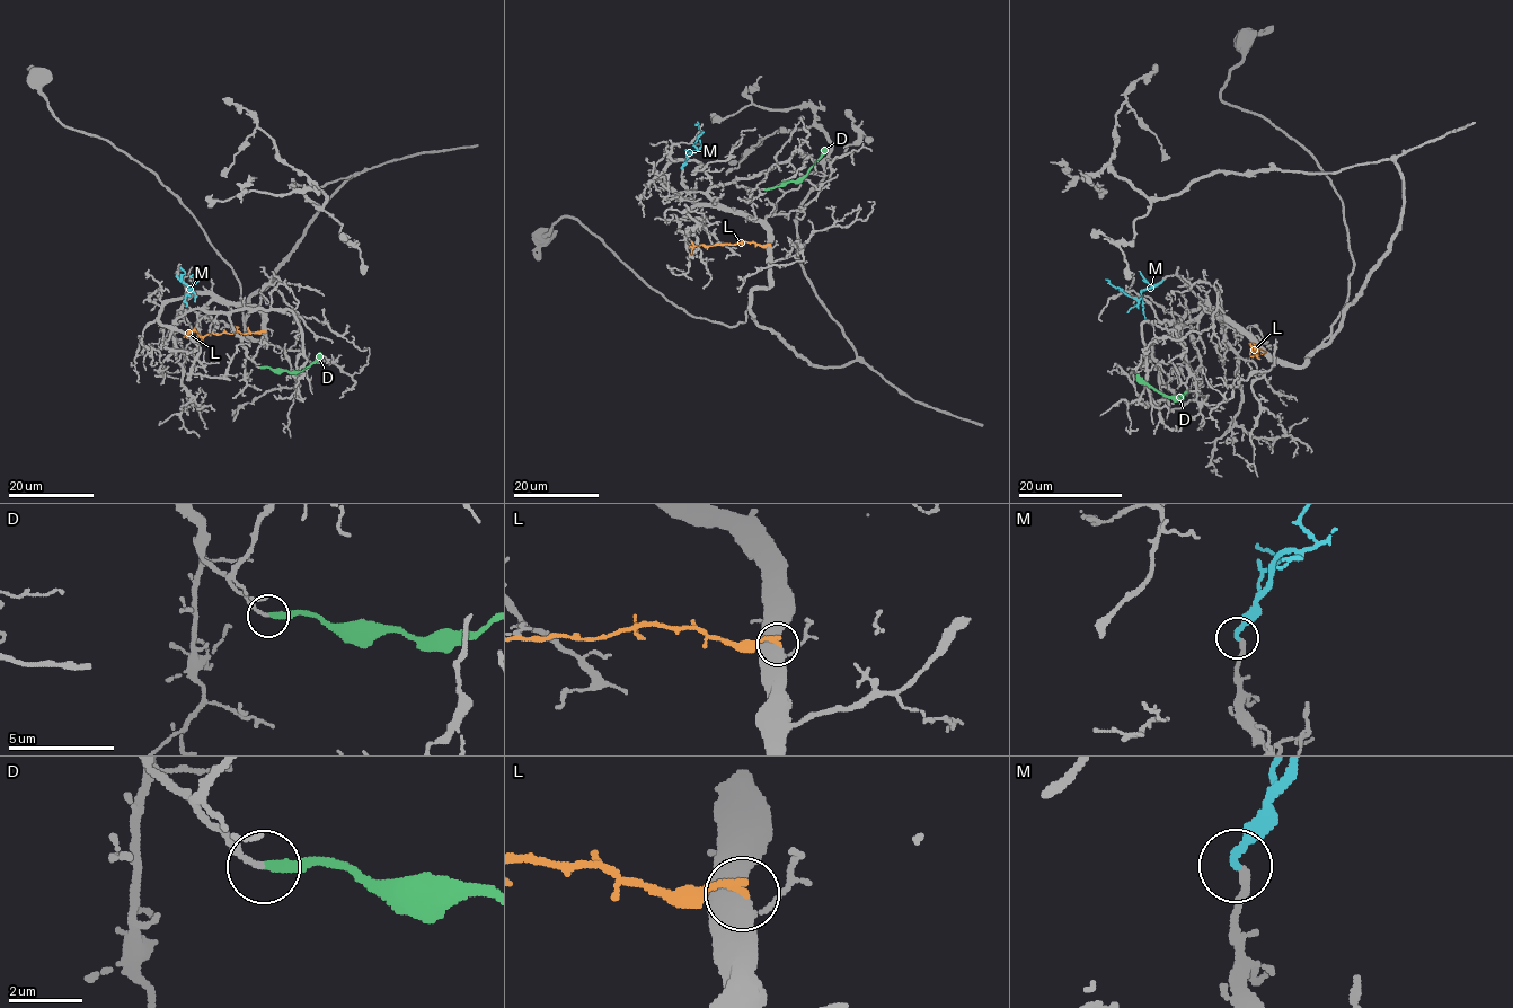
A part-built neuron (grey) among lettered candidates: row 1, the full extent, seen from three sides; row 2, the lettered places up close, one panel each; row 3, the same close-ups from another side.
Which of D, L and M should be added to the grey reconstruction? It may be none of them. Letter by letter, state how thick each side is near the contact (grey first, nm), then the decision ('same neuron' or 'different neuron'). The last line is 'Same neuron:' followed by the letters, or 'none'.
D: calibres 130 and 240 nm; different neuron
L: calibres 460 and 200 nm; different neuron
M: calibres 240 and 220 nm; same neuron
Same neuron: M

